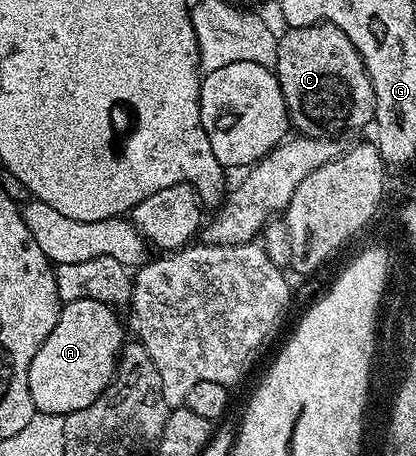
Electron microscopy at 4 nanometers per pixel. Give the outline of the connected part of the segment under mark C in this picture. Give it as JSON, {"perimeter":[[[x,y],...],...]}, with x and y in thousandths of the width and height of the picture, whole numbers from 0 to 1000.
{"perimeter":[[[779,44],[745,46],[738,57],[697,57],[668,81],[668,132],[661,160],[702,283],[736,303],[827,296],[827,285],[858,285],[897,268],[897,195],[882,149],[844,88],[805,53]]]}

